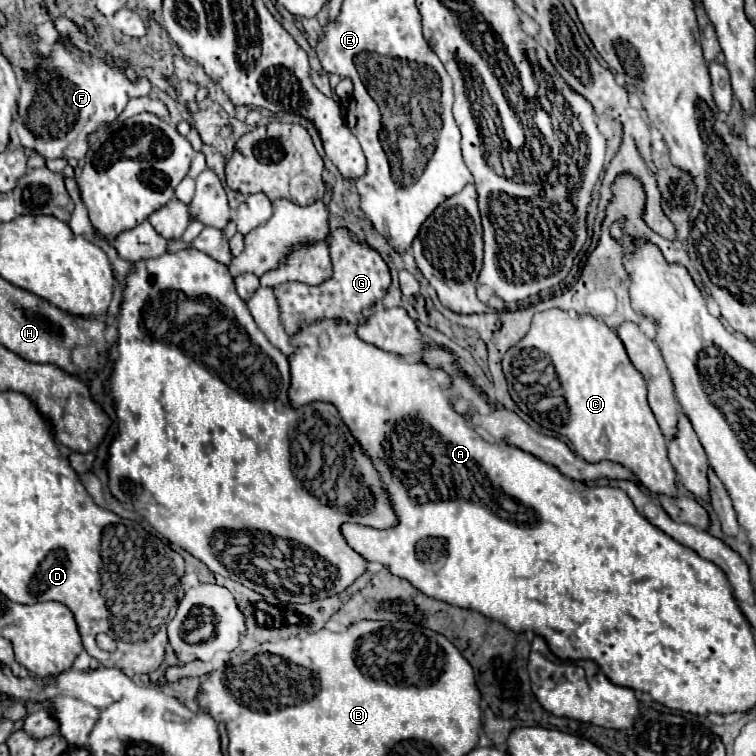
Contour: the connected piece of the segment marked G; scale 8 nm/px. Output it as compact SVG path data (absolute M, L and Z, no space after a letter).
M348 228L330 230L326 240L332 260L332 276L328 280L318 286L300 282L284 282L274 286L280 308L280 322L284 324L284 330L288 334L294 334L312 320L320 318L344 318L354 326L364 324L368 320L364 310L372 308L376 300L380 300L388 292L388 286L392 282L390 270L374 248L370 248L366 242L356 240L356 236Z

